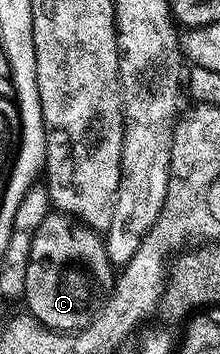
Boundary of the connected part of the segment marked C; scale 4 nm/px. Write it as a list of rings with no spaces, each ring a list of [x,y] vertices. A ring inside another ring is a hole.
[[[52,213],[41,221],[33,237],[33,249],[29,253],[29,270],[25,273],[25,289],[22,298],[27,299],[26,310],[41,326],[58,333],[78,333],[94,321],[99,310],[115,289],[117,271],[106,252],[104,240],[96,232],[80,224],[73,215]]]

